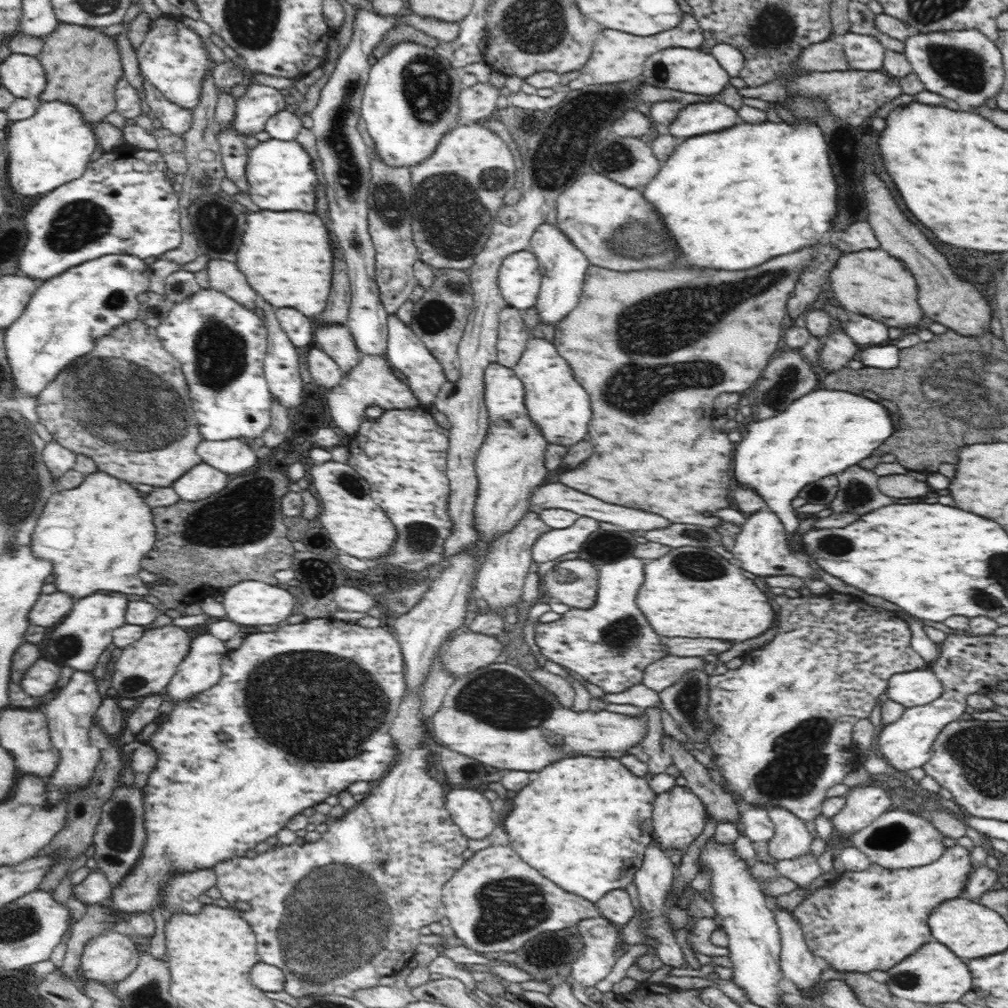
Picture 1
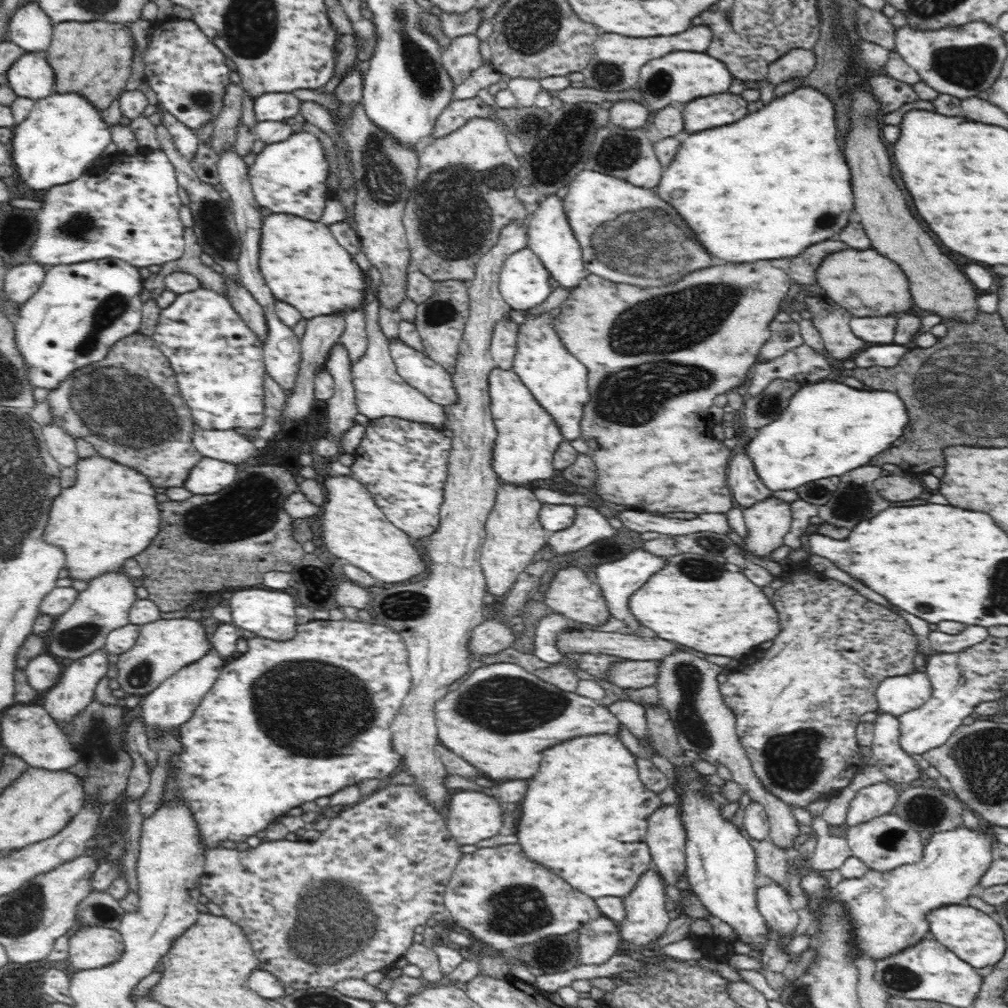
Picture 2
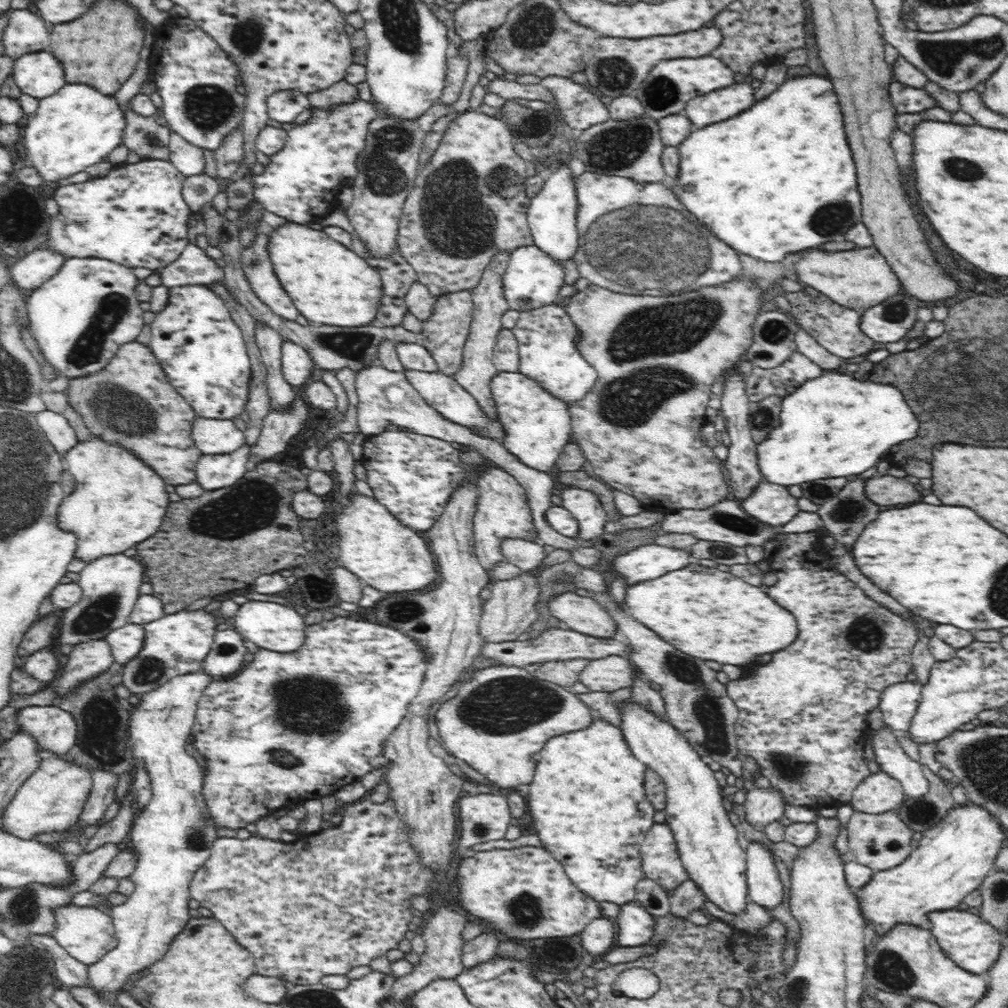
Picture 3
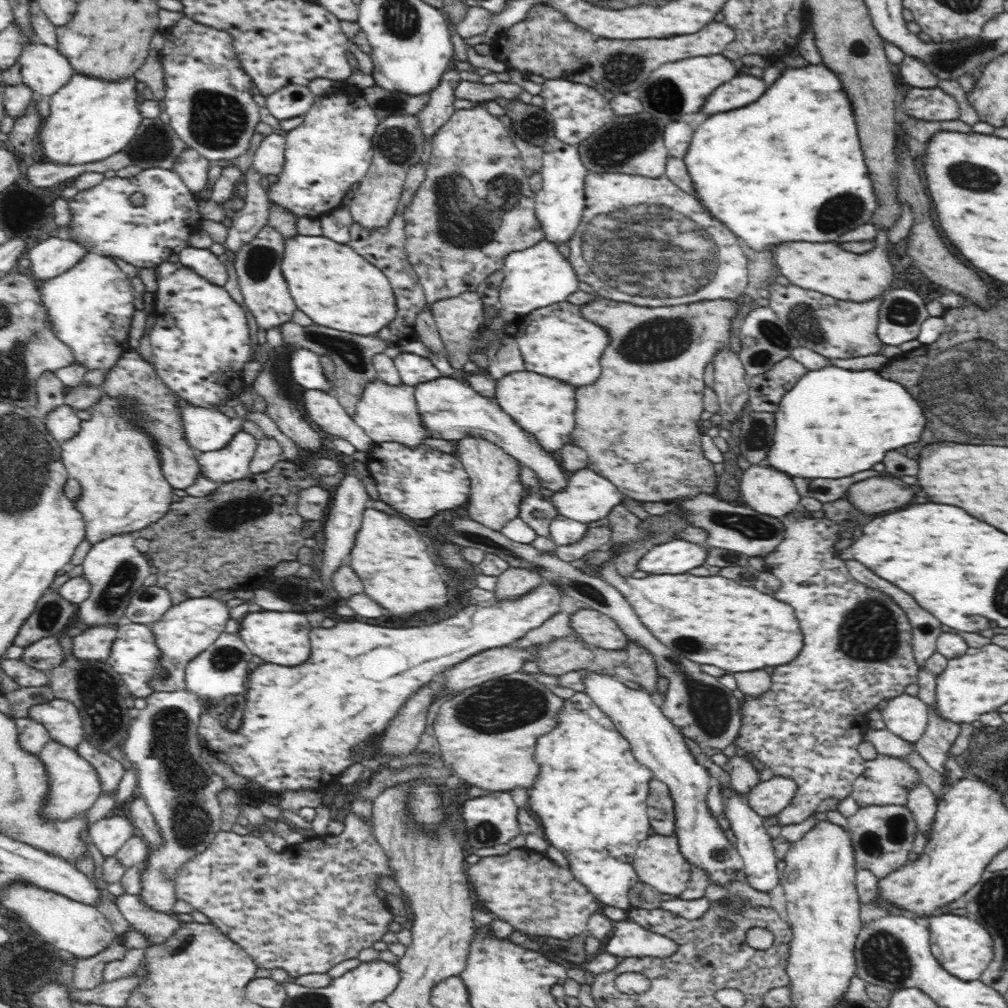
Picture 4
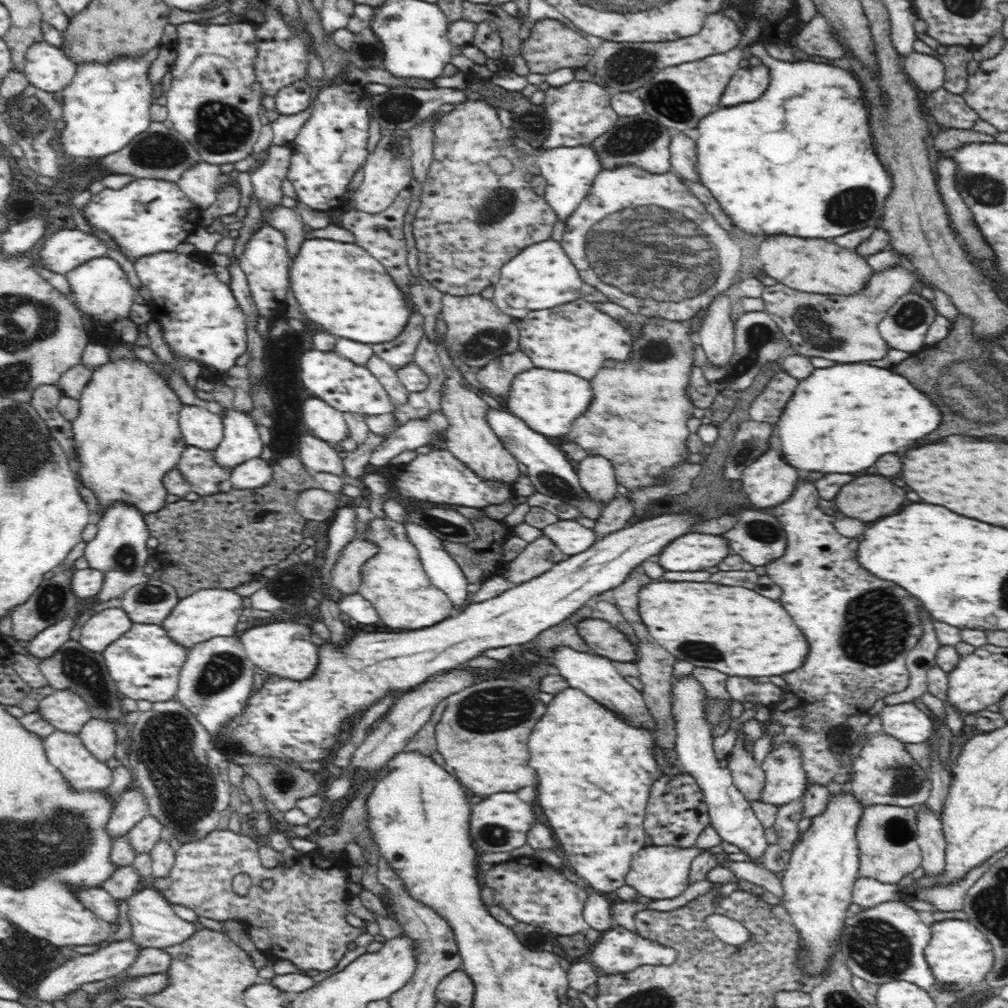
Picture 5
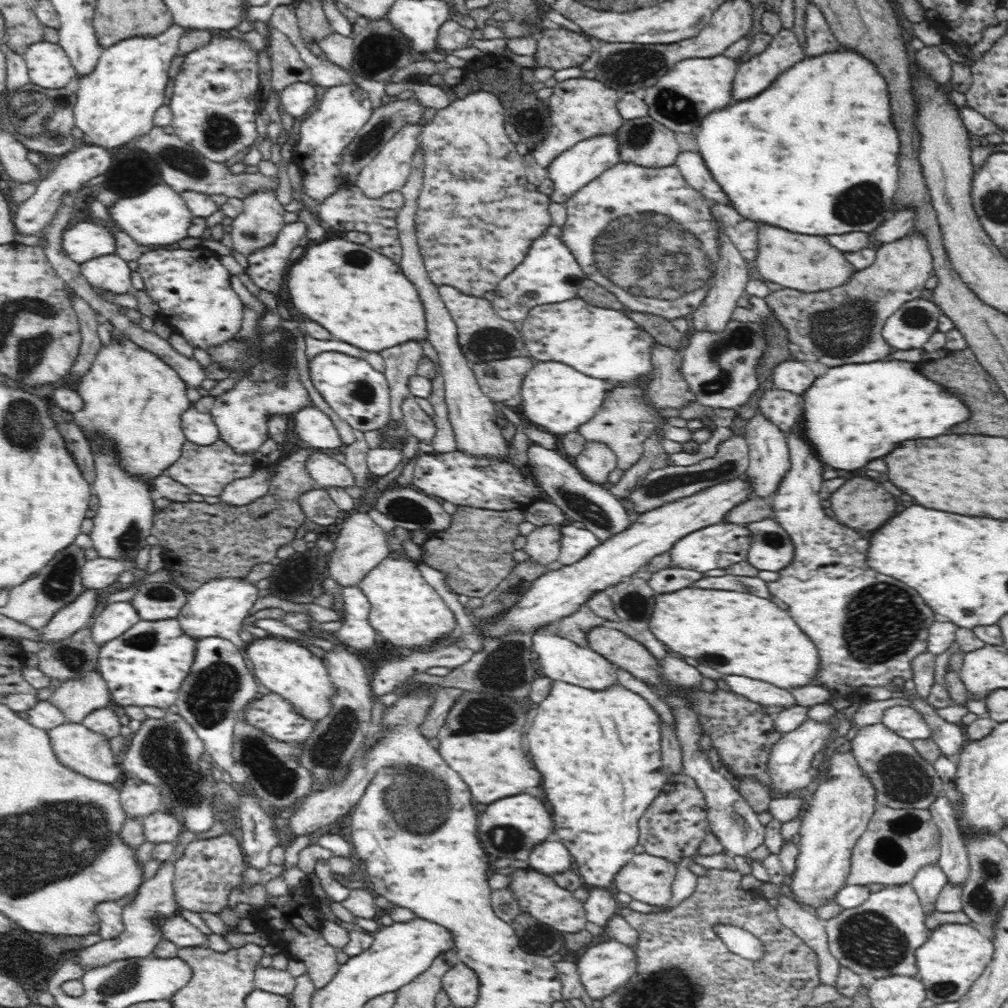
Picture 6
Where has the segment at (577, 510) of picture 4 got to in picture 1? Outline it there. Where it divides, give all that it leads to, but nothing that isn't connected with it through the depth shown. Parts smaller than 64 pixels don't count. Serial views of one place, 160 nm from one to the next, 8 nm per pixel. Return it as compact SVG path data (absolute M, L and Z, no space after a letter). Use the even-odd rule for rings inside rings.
M579 516L572 526L553 529L538 538L531 550L532 560L538 563L550 562L564 554L579 552L582 544L588 540L588 536L596 530L600 530L598 520L588 516Z

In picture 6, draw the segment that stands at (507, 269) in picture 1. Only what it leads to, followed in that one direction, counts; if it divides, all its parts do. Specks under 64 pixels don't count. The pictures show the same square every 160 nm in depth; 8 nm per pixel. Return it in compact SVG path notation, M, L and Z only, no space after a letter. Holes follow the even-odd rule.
M553 226L530 244L524 260L501 280L490 301L500 318L520 323L536 306L561 303L576 297L584 278L585 272L561 239L560 228Z

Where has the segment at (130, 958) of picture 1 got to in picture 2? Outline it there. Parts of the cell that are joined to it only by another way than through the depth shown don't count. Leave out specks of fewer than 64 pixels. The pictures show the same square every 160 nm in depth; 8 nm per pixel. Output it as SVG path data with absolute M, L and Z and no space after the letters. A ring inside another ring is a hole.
M82 926L68 940L68 965L77 971L102 968L122 954L122 935L103 926Z

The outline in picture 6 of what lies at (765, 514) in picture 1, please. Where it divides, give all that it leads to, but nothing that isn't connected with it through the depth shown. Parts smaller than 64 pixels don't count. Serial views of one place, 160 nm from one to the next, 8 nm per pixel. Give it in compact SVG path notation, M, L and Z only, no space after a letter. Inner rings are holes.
M757 411L755 416L747 423L743 430L750 462L745 478L754 489L754 496L762 499L770 499L777 491L778 484L782 482L782 476L790 470L790 455L788 452L787 434L782 433L780 428L770 423L766 416Z

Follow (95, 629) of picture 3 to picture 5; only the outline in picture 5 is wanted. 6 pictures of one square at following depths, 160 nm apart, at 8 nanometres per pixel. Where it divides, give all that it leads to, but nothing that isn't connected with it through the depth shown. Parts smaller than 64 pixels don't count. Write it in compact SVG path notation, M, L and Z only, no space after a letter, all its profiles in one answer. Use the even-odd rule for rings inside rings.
M115 503L100 514L99 521L96 524L97 532L94 538L86 543L83 555L88 561L90 568L103 572L102 588L95 598L97 602L108 602L112 598L122 598L126 594L126 590L130 590L130 588L138 586L148 579L147 574L144 573L144 566L148 562L148 556L150 556L146 541L150 538L151 534L143 516L144 514L138 511L134 505L124 505L124 503Z

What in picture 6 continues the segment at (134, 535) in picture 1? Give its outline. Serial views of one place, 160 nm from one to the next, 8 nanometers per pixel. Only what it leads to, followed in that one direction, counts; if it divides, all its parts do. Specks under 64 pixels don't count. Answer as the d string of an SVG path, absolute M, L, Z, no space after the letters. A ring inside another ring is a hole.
M121 333L118 335L121 337L121 342L111 340L109 345L101 346L90 370L76 386L84 404L82 410L73 413L75 427L81 430L89 442L97 435L108 437L115 446L115 454L119 458L121 467L142 482L150 483L149 488L153 488L151 484L153 480L164 474L166 468L180 458L182 447L186 442L181 416L185 410L191 408L186 393L189 386L160 357L134 344L127 336Z

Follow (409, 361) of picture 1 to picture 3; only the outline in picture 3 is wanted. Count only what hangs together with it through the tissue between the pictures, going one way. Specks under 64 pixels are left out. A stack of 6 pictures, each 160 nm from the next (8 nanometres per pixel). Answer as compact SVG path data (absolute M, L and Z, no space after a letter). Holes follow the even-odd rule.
M404 370L403 374L408 379L408 383L424 398L424 401L438 413L444 416L444 419L450 420L455 424L466 426L482 438L491 438L502 441L506 436L504 425L500 421L492 421L487 414L483 414L479 409L478 403L470 393L462 389L456 379L450 375L444 375L440 372L417 372L416 370Z

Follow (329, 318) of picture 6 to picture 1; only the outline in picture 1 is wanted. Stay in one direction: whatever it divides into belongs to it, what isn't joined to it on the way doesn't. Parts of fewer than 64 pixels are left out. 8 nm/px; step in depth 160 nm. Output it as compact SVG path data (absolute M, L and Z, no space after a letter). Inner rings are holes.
M252 211L246 215L248 228L242 235L242 246L238 248L236 256L238 268L250 280L248 284L272 306L290 306L311 318L320 315L326 308L333 273L333 248L325 222L315 213L304 211Z

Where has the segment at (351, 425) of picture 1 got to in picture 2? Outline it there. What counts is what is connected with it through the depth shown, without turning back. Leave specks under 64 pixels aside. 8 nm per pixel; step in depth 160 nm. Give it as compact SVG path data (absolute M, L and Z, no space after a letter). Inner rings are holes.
M375 301L366 304L365 330L367 332L367 349L364 356L352 366L353 384L355 387L355 404L358 412L370 420L378 420L384 416L395 416L411 422L430 424L441 432L448 422L448 416L442 406L431 402L424 394L416 391L410 384L398 375L395 362L389 351L389 342L379 325L379 303Z

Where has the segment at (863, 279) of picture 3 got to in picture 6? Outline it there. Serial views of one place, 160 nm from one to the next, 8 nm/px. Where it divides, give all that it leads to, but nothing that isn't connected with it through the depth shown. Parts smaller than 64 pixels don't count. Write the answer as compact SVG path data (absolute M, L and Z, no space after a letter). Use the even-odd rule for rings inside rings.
M757 223L758 252L754 266L763 276L764 280L776 282L784 288L794 289L800 292L820 292L846 284L854 274L854 267L844 257L844 253L832 244L828 243L826 237L814 235L799 235L795 232L778 228L770 224Z

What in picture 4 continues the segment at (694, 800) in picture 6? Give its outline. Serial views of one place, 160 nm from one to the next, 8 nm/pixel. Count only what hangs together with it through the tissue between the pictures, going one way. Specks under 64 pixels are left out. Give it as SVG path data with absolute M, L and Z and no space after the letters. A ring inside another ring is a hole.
M654 778L650 780L647 813L654 832L661 836L676 837L673 800L664 781Z

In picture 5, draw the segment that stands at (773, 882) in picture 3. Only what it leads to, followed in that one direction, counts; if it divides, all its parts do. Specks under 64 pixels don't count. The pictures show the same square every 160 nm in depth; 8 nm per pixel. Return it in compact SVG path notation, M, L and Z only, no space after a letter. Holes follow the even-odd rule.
M688 674L672 684L672 716L676 727L675 752L679 766L688 774L692 775L700 789L702 789L703 799L708 807L710 824L722 841L736 845L746 856L758 863L762 859L769 842L764 834L765 826L755 815L750 801L738 790L733 783L733 778L729 769L720 766L720 759L714 755L711 735L711 727L705 717L705 698L707 697L704 687L692 676Z

